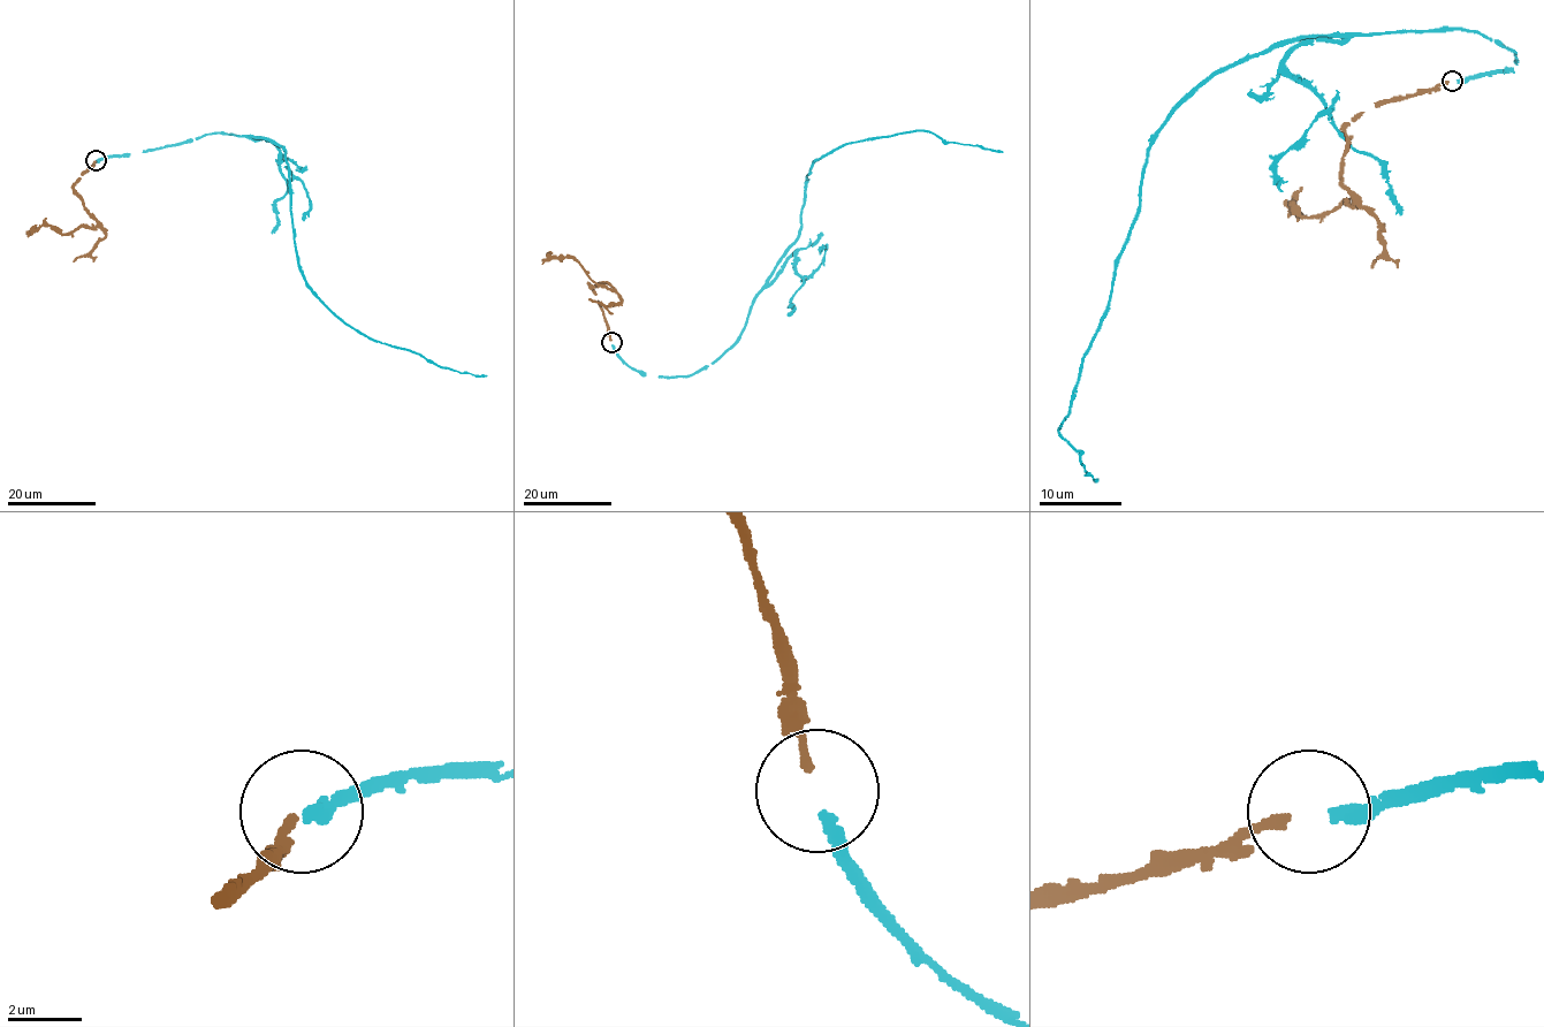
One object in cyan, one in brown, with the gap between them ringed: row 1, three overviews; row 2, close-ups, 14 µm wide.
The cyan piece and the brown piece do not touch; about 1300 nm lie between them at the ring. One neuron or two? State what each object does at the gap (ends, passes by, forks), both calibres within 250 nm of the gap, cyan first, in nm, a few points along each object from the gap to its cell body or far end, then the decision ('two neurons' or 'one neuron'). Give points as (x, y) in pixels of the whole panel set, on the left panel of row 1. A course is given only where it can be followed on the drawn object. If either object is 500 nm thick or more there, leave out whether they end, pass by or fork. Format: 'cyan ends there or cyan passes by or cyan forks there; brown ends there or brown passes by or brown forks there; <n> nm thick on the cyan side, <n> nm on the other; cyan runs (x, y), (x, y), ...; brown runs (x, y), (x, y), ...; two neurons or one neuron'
cyan ends there; brown ends there; 360 nm thick on the cyan side, 240 nm on the other; cyan runs (96, 160), (207, 134), (271, 139), (286, 152), (294, 246), (306, 284), (364, 335), (438, 365), (487, 375); brown runs (94, 160), (74, 187), (74, 191), (97, 225), (81, 226), (66, 234), (48, 225), (40, 225), (25, 234); one neuron

